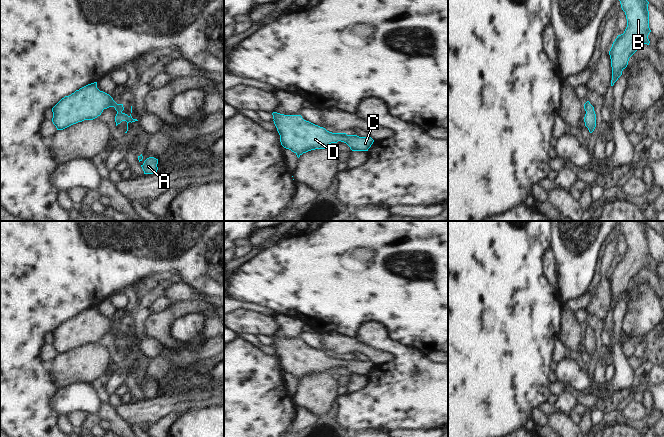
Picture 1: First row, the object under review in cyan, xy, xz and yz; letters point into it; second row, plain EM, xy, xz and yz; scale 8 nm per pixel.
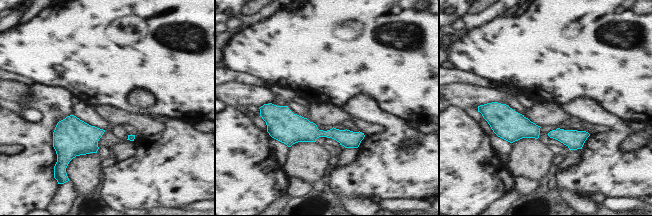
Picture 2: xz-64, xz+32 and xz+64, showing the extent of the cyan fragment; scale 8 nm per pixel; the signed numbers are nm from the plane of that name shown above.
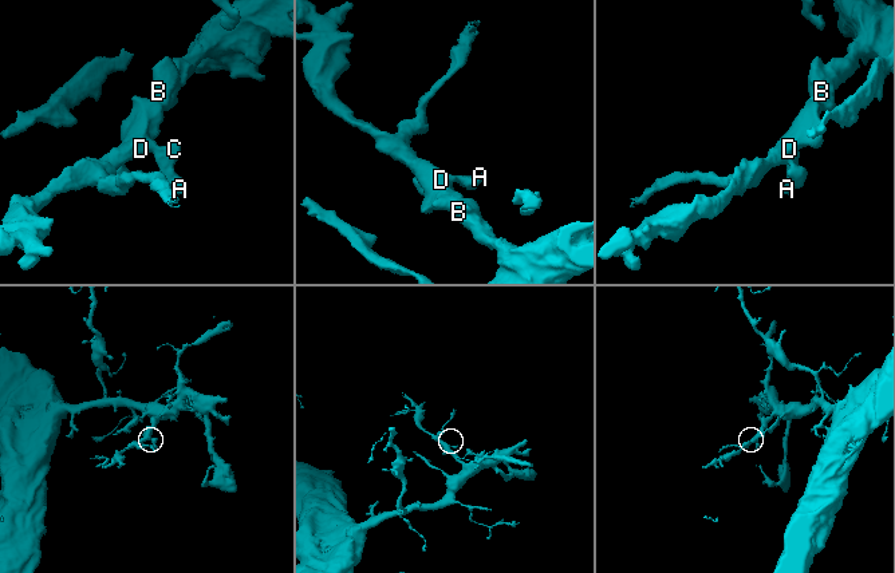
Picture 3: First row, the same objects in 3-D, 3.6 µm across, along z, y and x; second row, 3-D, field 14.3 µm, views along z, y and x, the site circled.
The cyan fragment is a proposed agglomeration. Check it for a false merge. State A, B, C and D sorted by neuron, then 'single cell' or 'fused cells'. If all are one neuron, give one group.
A B C D | single cell

